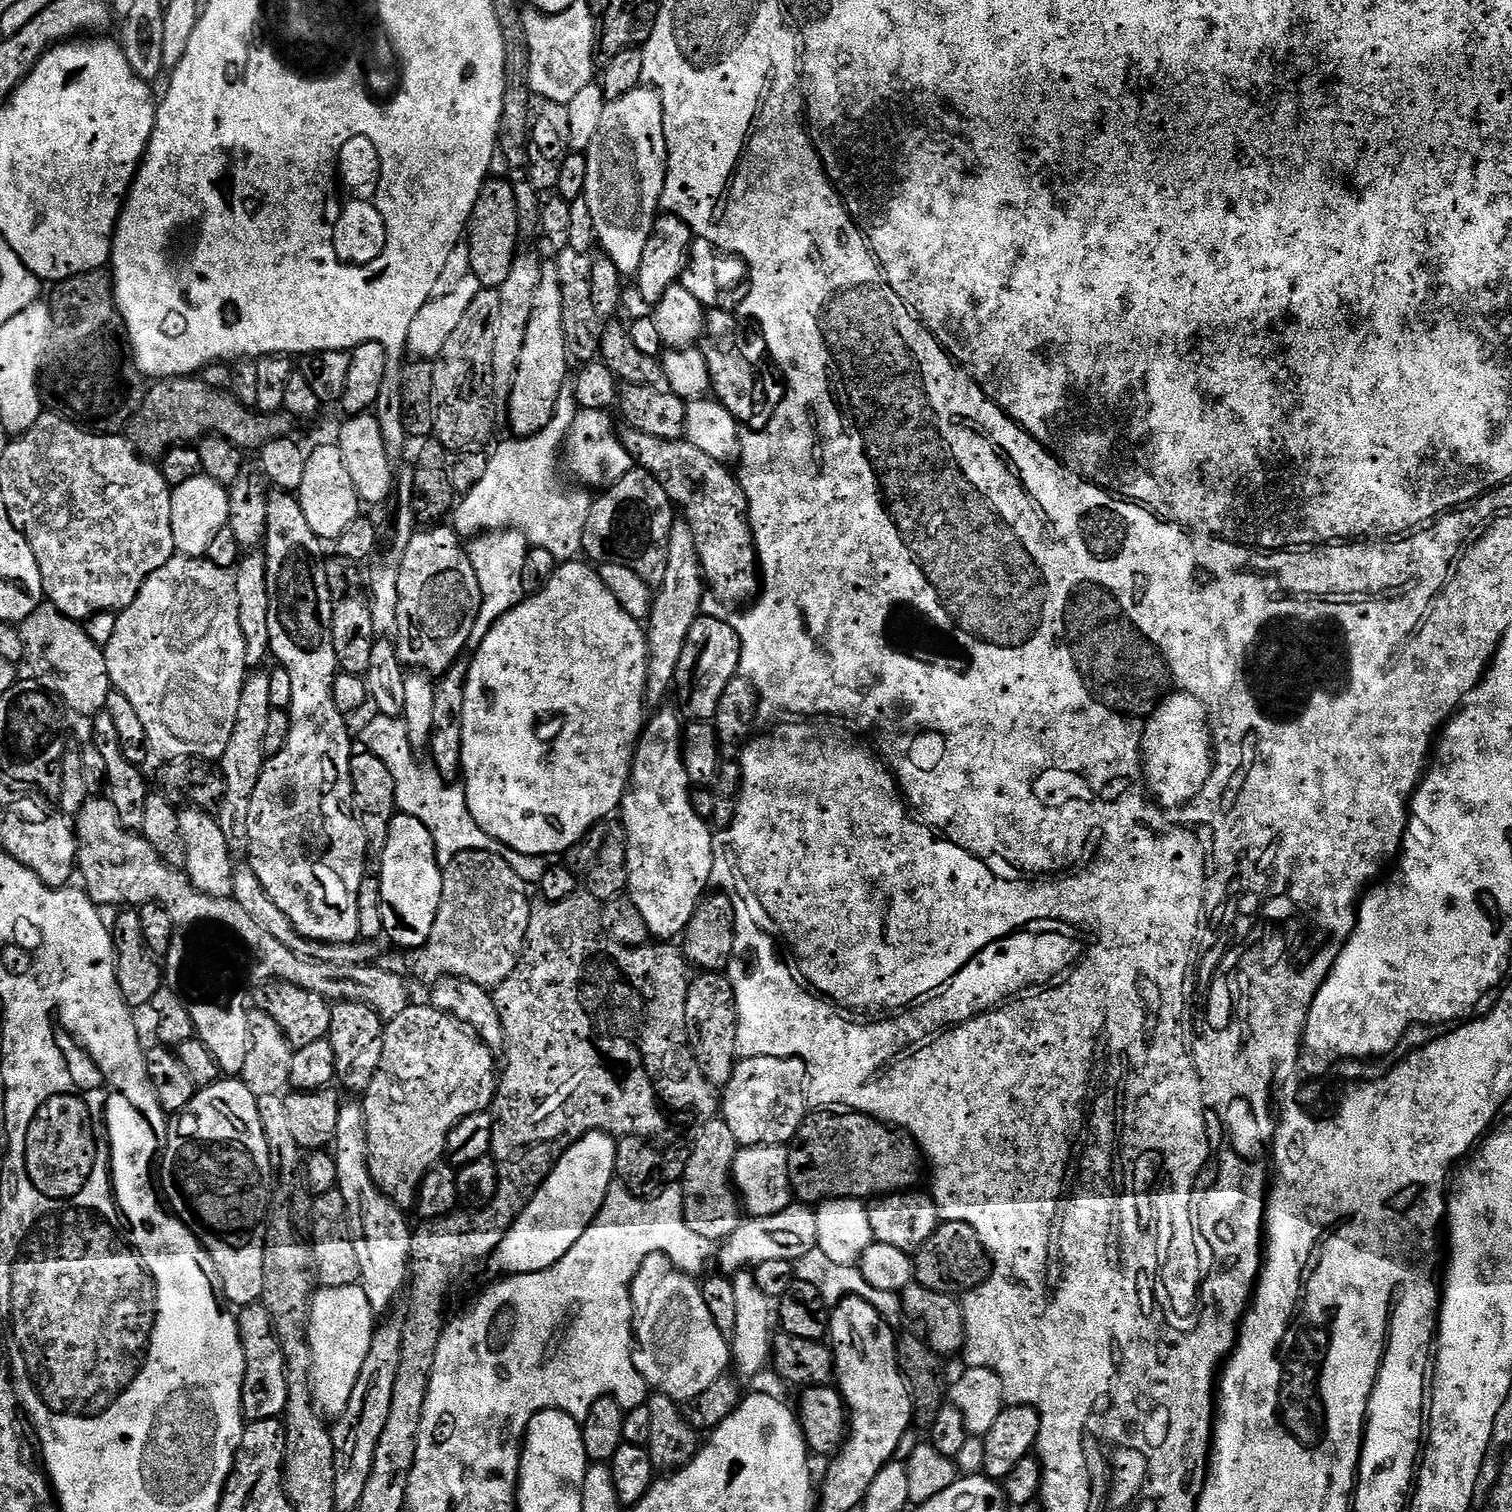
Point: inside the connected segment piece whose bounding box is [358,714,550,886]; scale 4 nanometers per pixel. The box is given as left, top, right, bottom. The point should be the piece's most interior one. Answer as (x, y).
(440, 805)

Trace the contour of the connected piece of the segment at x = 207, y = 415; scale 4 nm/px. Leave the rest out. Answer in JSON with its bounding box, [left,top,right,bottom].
[126,376,294,462]

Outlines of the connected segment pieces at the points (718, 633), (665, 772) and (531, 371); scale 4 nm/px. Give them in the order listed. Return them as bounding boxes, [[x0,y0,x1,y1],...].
[[674,615,740,722],[618,707,714,942],[506,263,570,438]]

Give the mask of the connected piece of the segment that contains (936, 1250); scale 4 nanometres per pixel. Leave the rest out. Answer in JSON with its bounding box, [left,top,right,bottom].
[912,1222,990,1298]

